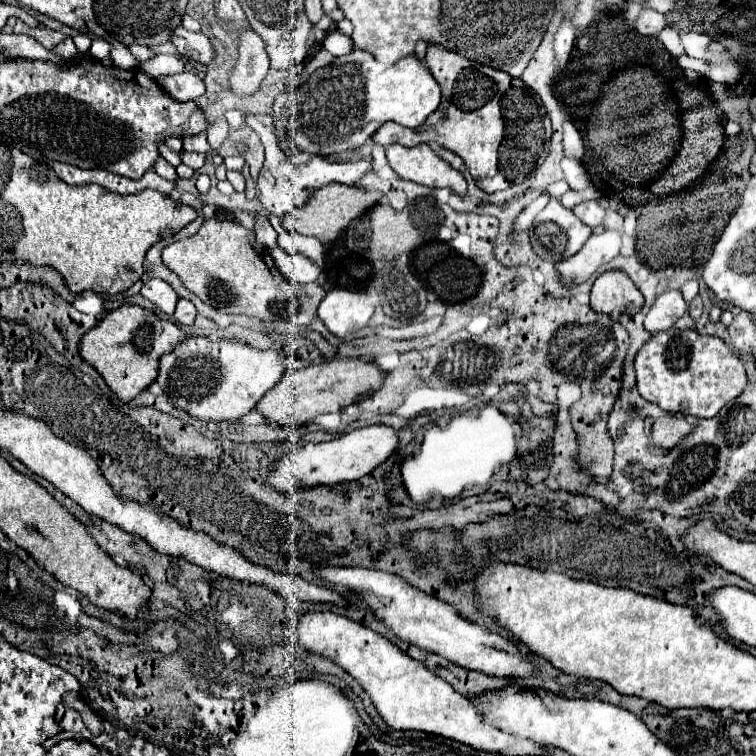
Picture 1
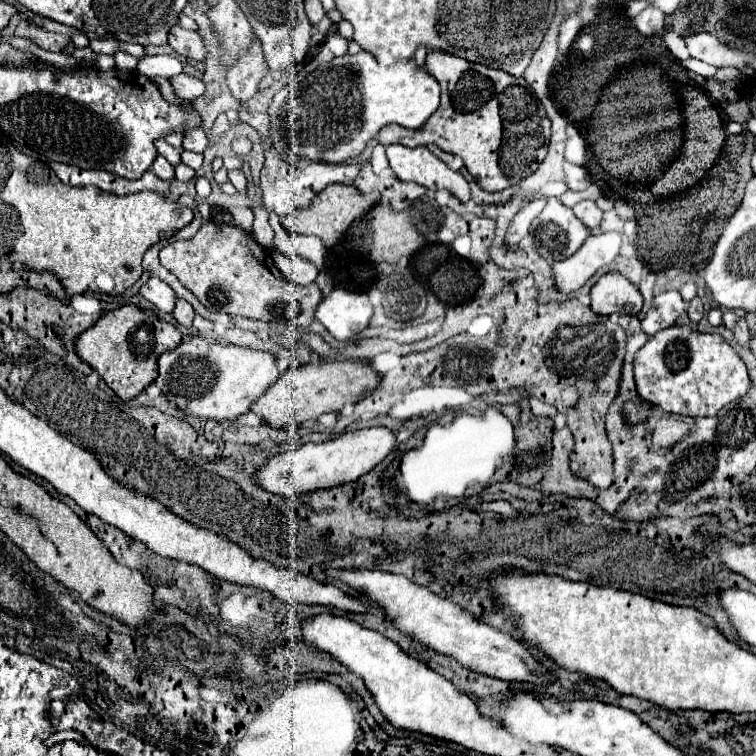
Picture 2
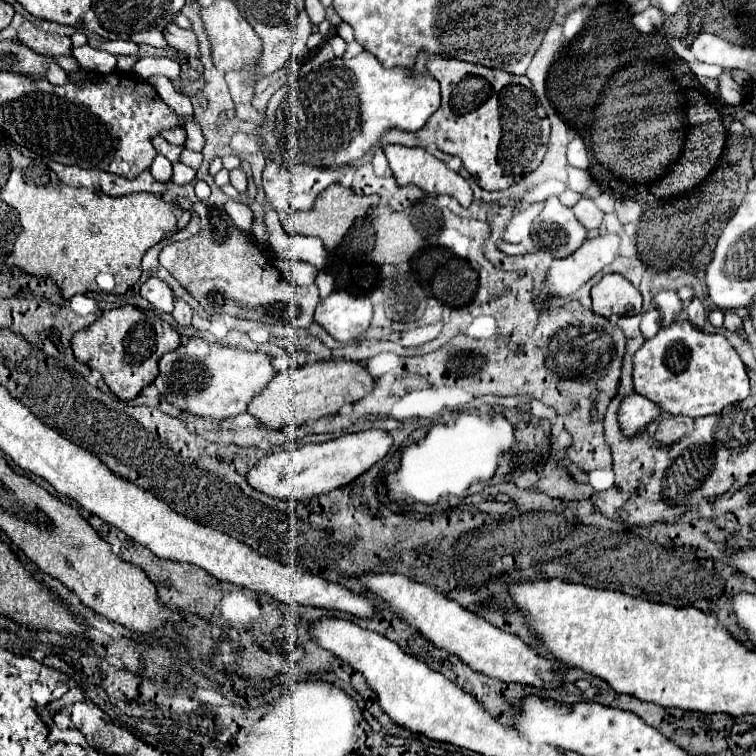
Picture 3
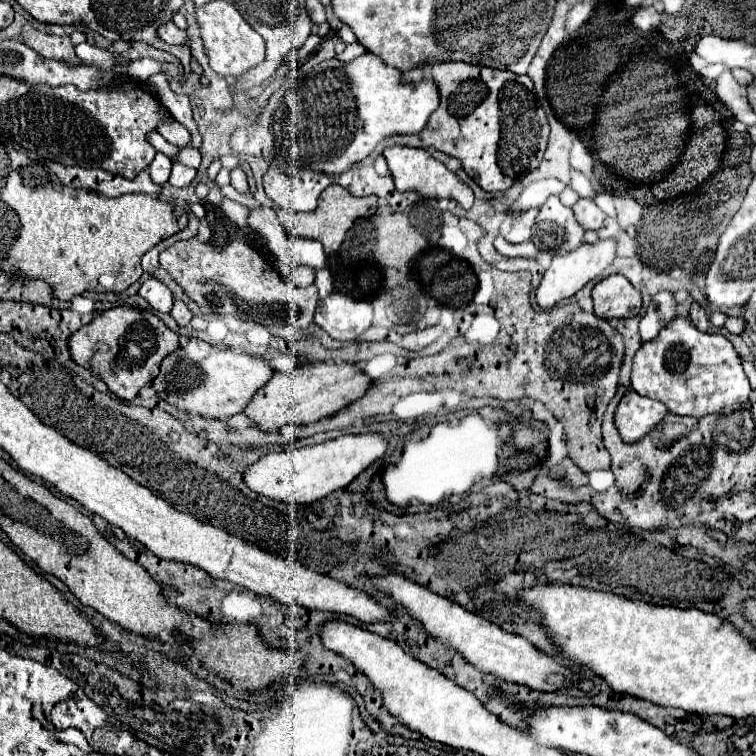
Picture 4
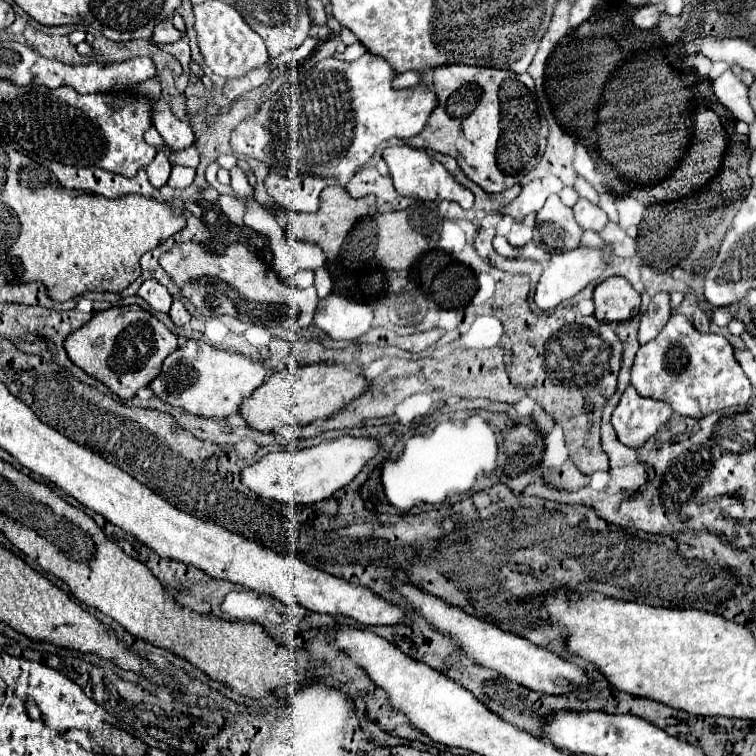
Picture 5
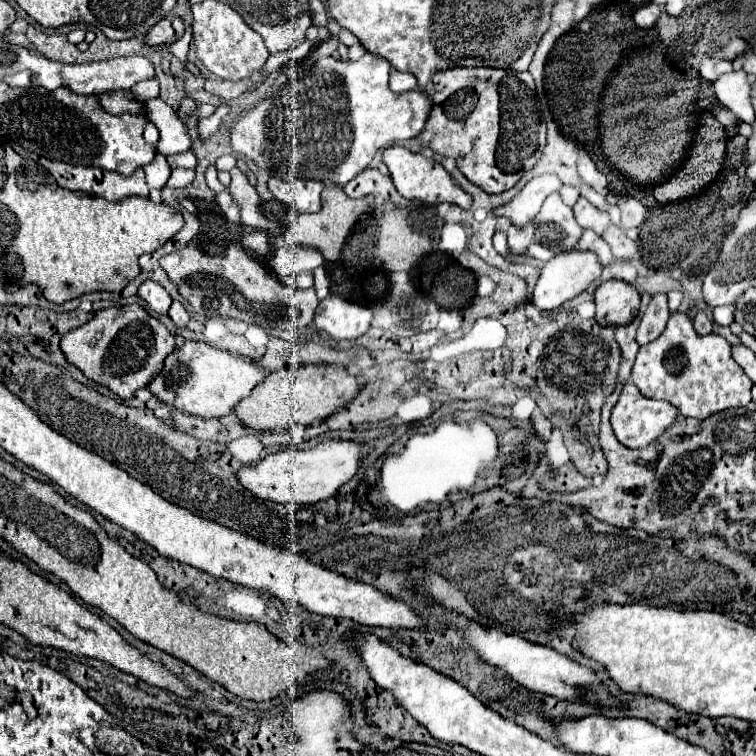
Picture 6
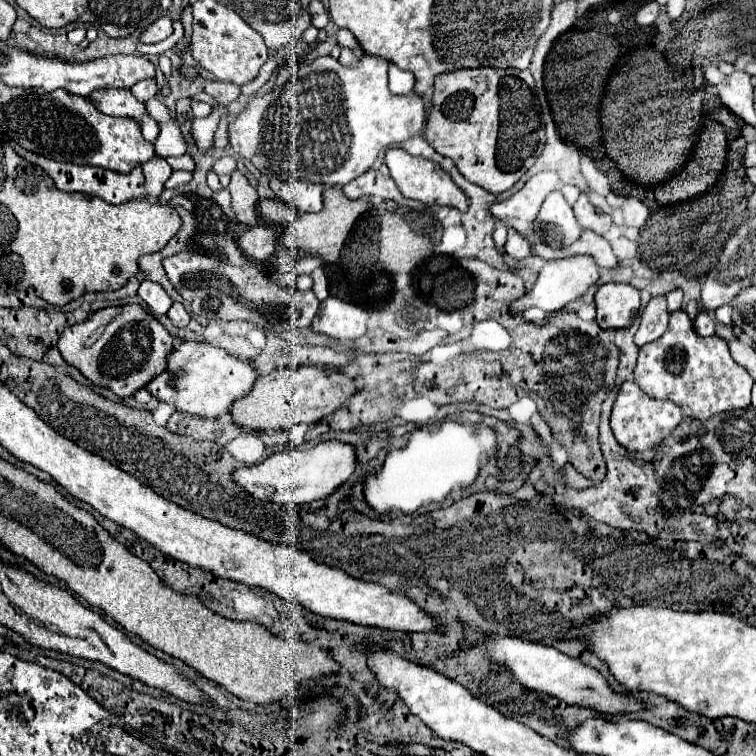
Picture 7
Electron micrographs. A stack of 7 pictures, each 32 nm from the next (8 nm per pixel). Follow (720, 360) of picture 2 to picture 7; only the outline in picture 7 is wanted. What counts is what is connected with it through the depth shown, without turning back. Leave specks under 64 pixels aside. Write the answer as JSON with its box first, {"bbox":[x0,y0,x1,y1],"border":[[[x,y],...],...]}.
{"bbox":[634,310,754,422],"border":[[[684,310],[672,312],[668,330],[652,344],[640,348],[634,380],[650,398],[672,400],[688,418],[700,422],[706,422],[722,412],[748,408],[750,390],[754,386],[748,370],[736,364],[730,356],[726,340],[718,336],[698,336],[692,330],[692,322]]]}

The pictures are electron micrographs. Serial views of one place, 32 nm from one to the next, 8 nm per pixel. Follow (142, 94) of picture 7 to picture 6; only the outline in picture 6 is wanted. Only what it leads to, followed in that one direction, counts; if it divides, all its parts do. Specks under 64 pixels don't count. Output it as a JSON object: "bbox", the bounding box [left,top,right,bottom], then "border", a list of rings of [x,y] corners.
{"bbox":[132,78,160,102],"border":[[[156,78],[144,80],[144,82],[140,82],[140,84],[136,84],[136,86],[132,88],[132,94],[136,96],[138,102],[146,102],[146,100],[150,100],[150,98],[156,98],[158,92],[160,92],[160,86],[158,86],[158,80],[156,80]]]}

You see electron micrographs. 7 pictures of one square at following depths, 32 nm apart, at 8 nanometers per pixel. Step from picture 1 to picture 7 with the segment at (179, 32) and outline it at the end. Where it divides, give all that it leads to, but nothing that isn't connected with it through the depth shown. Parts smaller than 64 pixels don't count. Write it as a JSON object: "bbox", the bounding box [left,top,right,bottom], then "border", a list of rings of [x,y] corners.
{"bbox":[138,16,172,44],"border":[[[160,16],[158,20],[154,20],[154,24],[144,28],[144,32],[140,32],[138,40],[152,44],[152,42],[160,42],[160,40],[168,38],[170,34],[172,34],[172,20],[168,16]]]}

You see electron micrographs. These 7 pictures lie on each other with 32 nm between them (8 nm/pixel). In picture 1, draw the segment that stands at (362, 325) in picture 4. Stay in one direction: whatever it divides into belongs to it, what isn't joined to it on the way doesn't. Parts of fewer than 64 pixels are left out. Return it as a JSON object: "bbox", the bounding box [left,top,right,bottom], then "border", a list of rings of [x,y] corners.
{"bbox":[318,288,374,338],"border":[[[332,288],[320,302],[318,318],[324,326],[338,338],[346,338],[362,330],[372,318],[374,306],[366,292],[350,292],[342,288]]]}

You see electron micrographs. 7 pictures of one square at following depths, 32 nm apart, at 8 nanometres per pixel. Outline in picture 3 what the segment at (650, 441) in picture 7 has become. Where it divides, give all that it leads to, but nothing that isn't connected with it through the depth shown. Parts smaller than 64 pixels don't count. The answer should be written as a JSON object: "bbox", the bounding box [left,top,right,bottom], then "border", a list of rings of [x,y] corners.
{"bbox":[618,392,664,438],"border":[[[634,392],[634,394],[626,396],[618,408],[620,430],[626,438],[634,438],[640,432],[644,432],[648,428],[648,424],[658,420],[662,412],[664,410],[660,408],[660,404],[646,400],[644,396],[638,396]]]}

